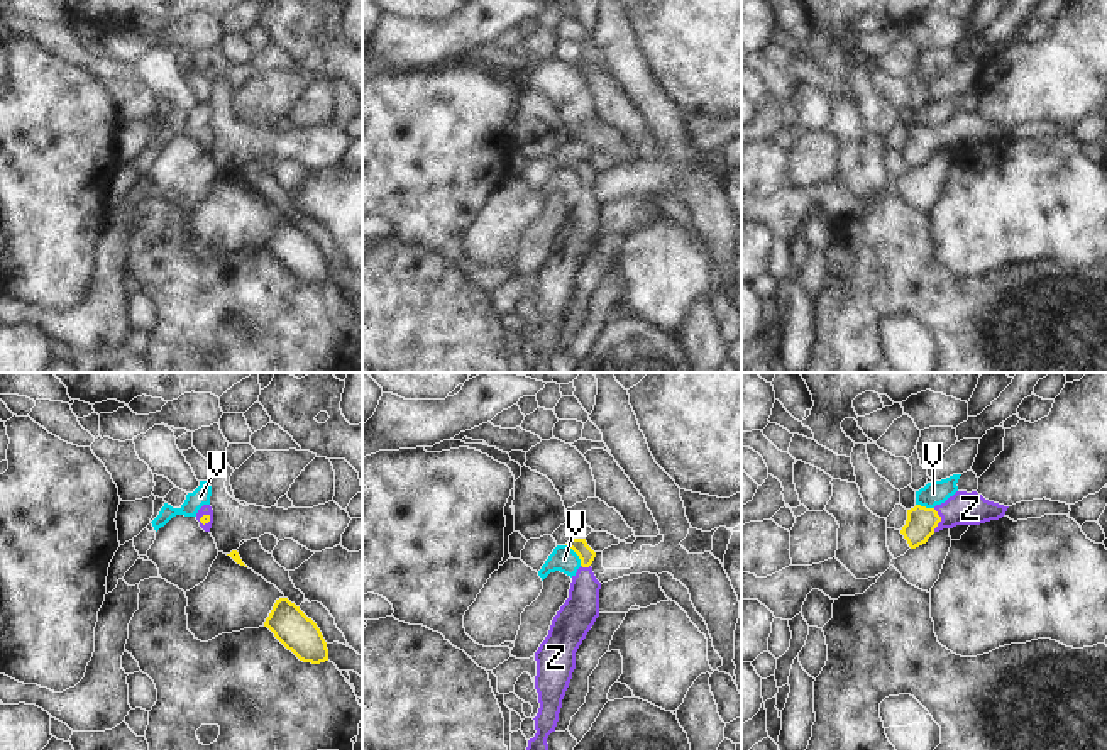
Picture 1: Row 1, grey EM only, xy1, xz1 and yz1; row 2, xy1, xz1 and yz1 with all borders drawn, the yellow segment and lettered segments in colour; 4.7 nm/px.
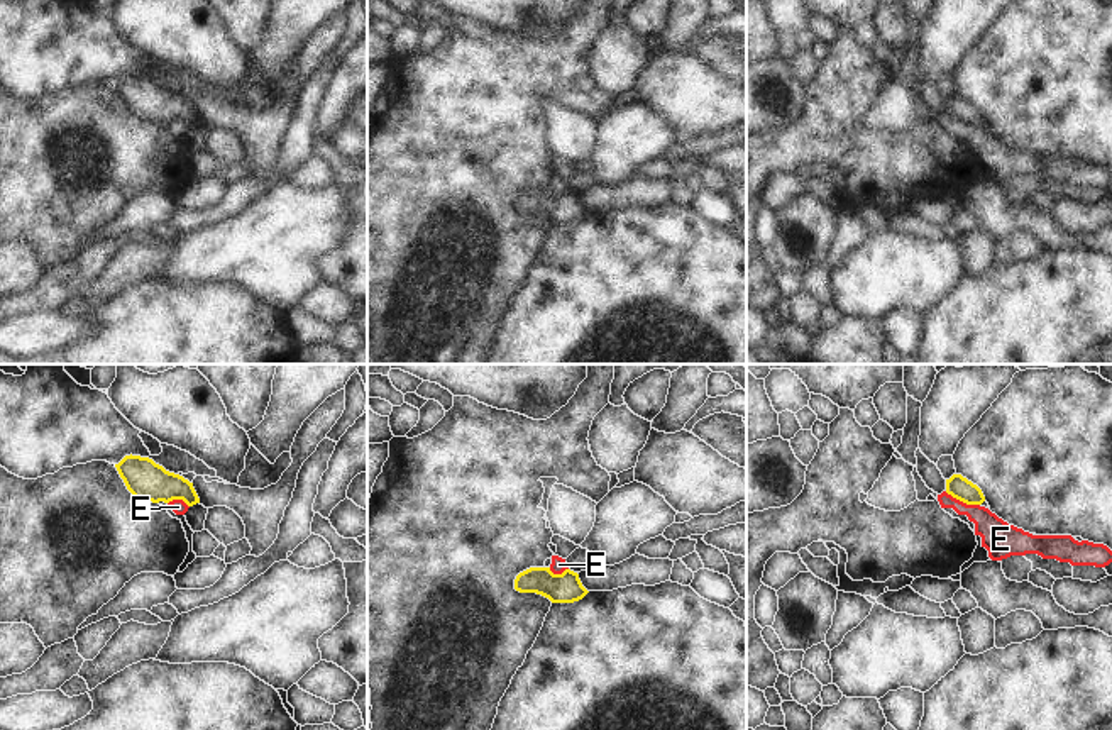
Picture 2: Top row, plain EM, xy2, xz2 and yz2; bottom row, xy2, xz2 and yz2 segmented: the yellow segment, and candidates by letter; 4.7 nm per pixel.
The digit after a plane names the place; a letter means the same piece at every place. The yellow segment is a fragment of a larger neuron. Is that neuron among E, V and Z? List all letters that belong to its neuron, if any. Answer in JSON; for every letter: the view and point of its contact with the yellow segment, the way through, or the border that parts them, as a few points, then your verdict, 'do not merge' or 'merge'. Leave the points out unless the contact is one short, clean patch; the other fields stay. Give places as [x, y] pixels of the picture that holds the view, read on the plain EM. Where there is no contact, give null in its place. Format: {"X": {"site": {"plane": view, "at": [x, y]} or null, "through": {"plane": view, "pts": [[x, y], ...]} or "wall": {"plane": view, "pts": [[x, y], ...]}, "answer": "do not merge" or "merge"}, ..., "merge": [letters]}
{"E": {"site": {"plane": "yz2", "at": [962, 121]}, "wall": {"plane": "yz2", "pts": [[945, 112], [967, 124], [979, 126]]}, "answer": "do not merge"}, "V": {"site": {"plane": "xz1", "at": [576, 173]}, "wall": {"plane": "xz1", "pts": [[566, 165], [581, 185]]}, "answer": "do not merge"}, "Z": {"site": {"plane": "yz1", "at": [940, 141]}, "through": {"plane": "yz1", "pts": [[921, 143], [940, 141], [962, 129]]}, "answer": "merge"}, "merge": ["Z"]}

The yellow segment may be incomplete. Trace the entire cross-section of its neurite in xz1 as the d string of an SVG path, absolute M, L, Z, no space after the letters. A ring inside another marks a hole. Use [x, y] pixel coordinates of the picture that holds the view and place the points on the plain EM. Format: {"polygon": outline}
{"polygon": "M570 159L565 166L579 176L581 188L572 196L569 218L535 273L535 310L540 329L533 339L537 354L528 361L526 373L548 373L547 359L555 352L562 320L576 290L576 273L599 237L601 203L591 188L596 173L586 159Z"}

